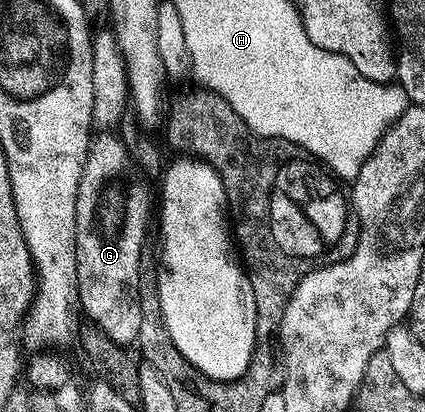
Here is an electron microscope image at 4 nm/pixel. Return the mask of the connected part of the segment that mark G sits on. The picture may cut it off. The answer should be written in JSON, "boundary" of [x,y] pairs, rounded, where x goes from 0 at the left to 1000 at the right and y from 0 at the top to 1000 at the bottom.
{"boundary":[[[242,318],[231,328],[216,330],[214,354],[205,362],[205,393],[191,415],[191,434],[181,454],[181,512],[176,515],[176,617],[181,619],[181,697],[186,699],[186,738],[193,757],[205,757],[202,777],[216,789],[226,789],[256,823],[266,823],[280,837],[301,842],[315,840],[327,823],[332,803],[332,735],[327,733],[327,638],[339,631],[336,583],[346,575],[346,515],[358,515],[360,488],[346,471],[346,459],[336,451],[339,432],[329,427],[315,400],[308,396],[304,367],[289,352],[289,340],[261,318]]]}

